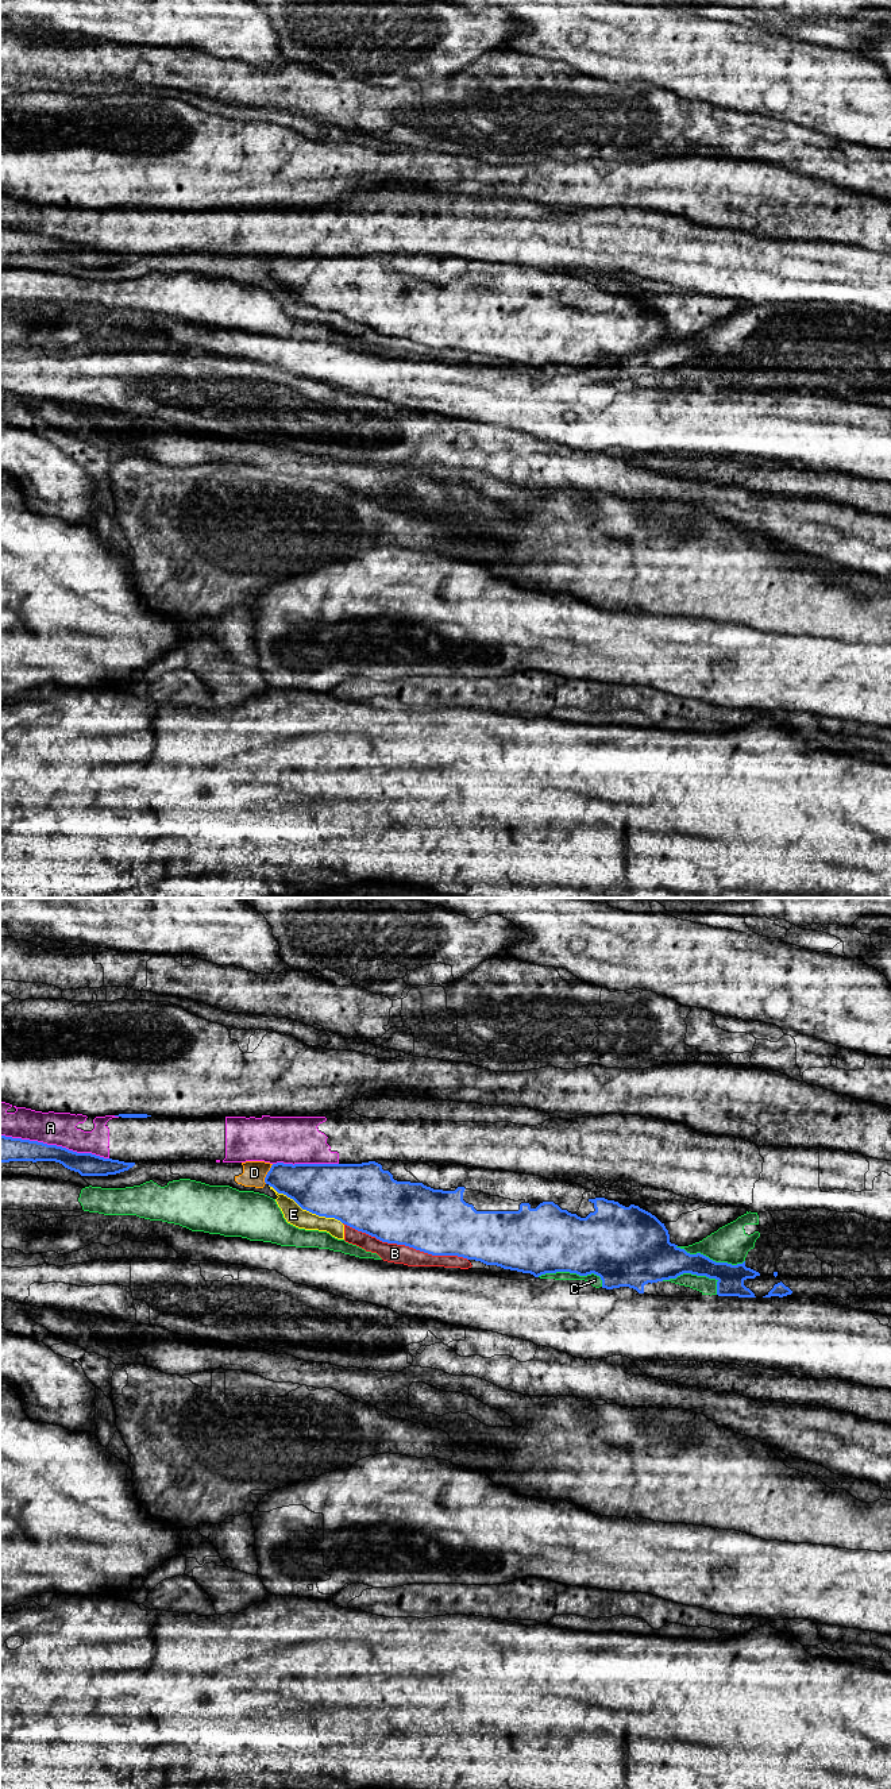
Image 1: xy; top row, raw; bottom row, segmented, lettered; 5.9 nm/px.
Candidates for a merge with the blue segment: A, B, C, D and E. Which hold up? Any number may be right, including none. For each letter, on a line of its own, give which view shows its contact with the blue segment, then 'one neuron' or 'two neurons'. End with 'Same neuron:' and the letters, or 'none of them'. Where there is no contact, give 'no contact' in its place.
A: xy | two neurons
B: xy | two neurons
C: xy | two neurons
D: xy | two neurons
E: xy | two neurons
Same neuron: none of them

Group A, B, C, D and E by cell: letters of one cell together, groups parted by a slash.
A / B C D E

